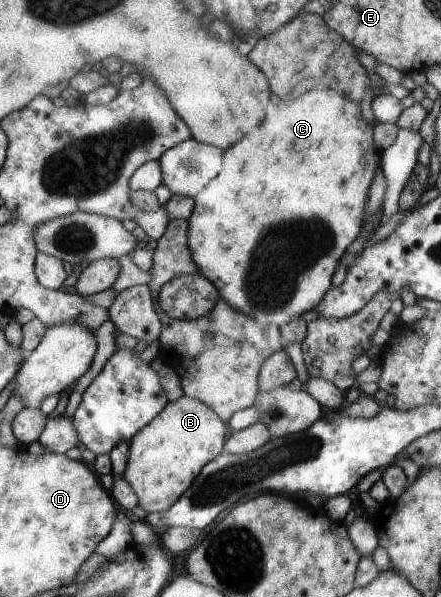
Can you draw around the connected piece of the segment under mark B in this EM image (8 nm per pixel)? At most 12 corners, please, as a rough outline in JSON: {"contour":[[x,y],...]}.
{"contour":[[182,395],[127,444],[126,482],[164,512],[229,430]]}

